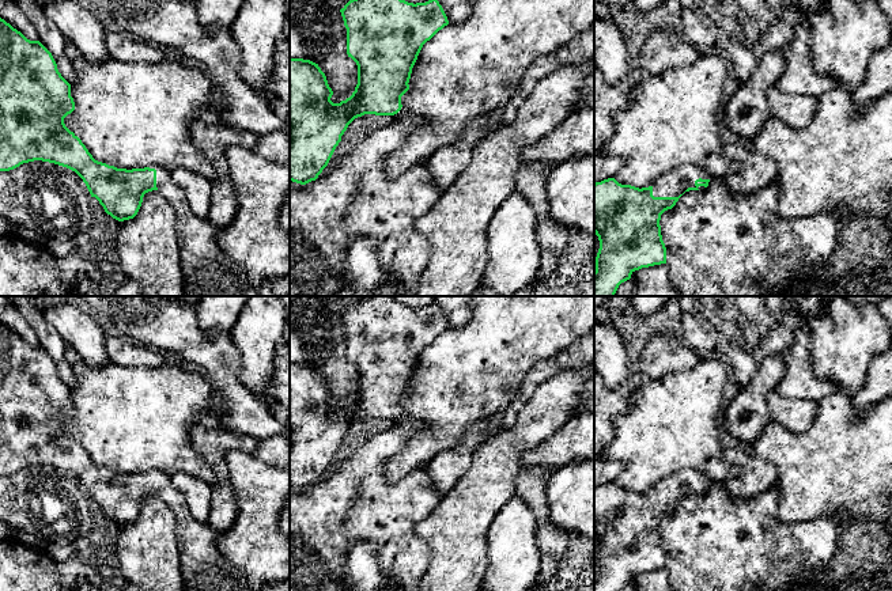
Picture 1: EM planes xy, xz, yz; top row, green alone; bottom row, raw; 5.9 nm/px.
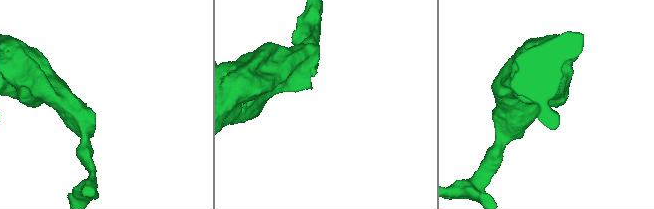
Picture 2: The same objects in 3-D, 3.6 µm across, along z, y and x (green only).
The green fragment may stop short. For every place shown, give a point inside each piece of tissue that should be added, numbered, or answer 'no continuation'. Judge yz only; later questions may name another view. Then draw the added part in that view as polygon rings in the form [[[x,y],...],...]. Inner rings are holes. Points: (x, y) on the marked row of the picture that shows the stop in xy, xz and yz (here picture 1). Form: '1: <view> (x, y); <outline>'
1: yz (672, 184); [[[685,164],[661,175],[651,186],[654,197],[679,197],[688,187],[696,187],[696,179],[710,179],[708,174],[696,166]]]

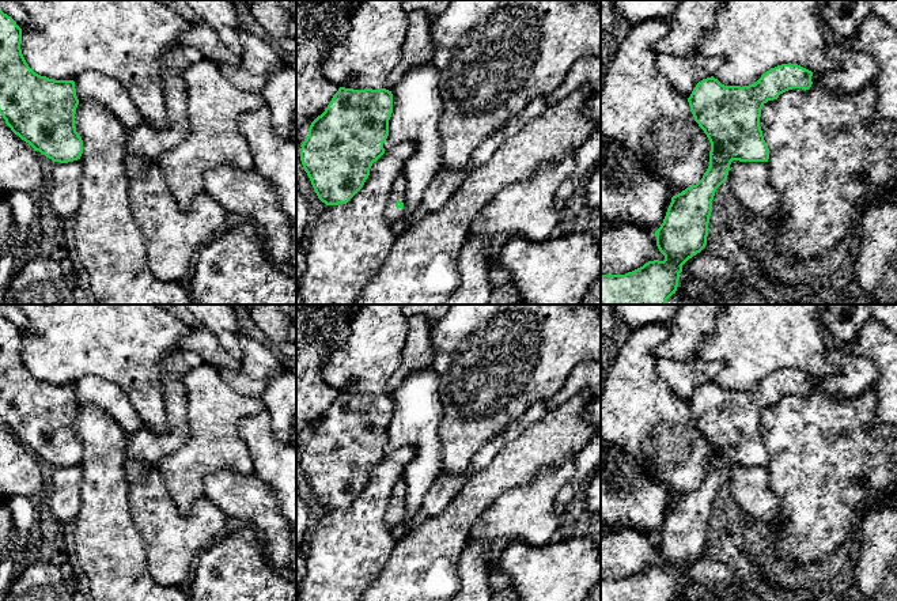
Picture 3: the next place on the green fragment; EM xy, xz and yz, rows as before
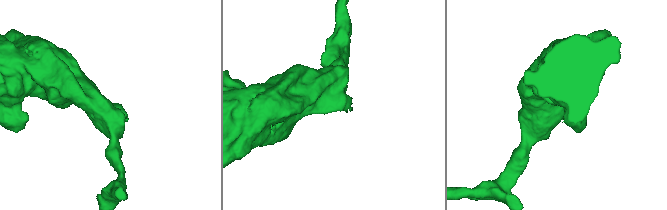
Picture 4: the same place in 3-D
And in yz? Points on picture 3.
no continuation

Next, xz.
1: xz (393, 215); [[[401,174],[393,184],[393,188],[389,193],[385,218],[391,230],[401,224],[401,218],[405,213],[405,190],[406,190],[406,178]]]

